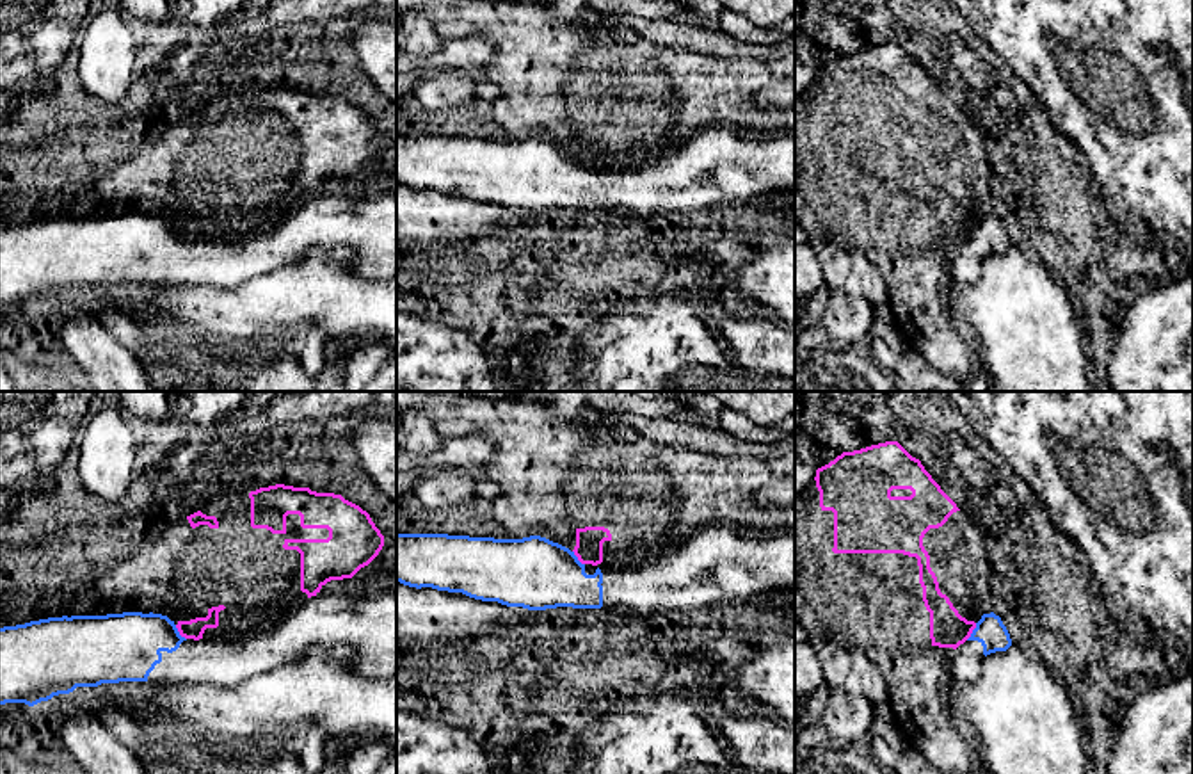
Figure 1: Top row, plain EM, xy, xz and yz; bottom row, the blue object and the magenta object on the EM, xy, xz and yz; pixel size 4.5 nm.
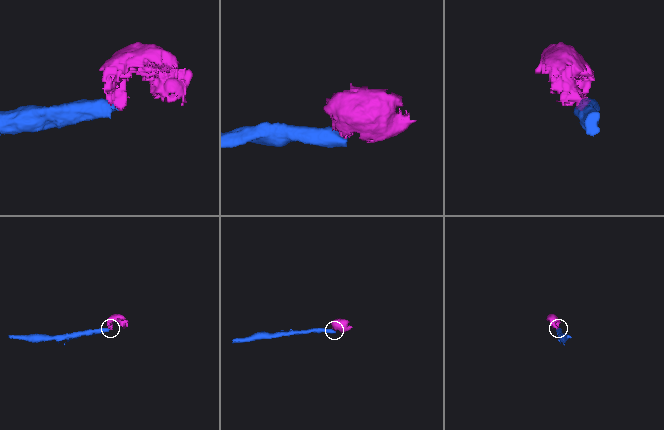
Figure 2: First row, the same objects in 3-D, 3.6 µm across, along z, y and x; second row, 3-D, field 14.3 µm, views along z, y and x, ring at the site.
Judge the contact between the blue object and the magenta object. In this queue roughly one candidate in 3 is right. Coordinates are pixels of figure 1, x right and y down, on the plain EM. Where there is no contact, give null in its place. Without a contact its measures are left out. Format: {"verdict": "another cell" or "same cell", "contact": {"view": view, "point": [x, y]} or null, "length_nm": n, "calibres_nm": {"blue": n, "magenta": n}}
{"verdict": "another cell", "contact": {"view": "yz", "point": [973, 233]}, "length_nm": 90, "calibres_nm": {"blue": 140, "magenta": 170}}

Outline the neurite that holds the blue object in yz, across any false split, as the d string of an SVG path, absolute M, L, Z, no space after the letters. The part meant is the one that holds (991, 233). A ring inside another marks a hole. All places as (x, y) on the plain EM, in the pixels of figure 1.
M994 214L983 215L971 238L960 246L949 265L953 288L974 285L987 256L1006 253L1012 247L1010 235Z

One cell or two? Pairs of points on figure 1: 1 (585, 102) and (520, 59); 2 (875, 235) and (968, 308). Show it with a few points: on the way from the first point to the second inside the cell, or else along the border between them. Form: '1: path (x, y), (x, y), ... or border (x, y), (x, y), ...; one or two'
1: path (569, 89), (560, 86), (536, 61); one
2: border (953, 289), (953, 312), (969, 337); two

